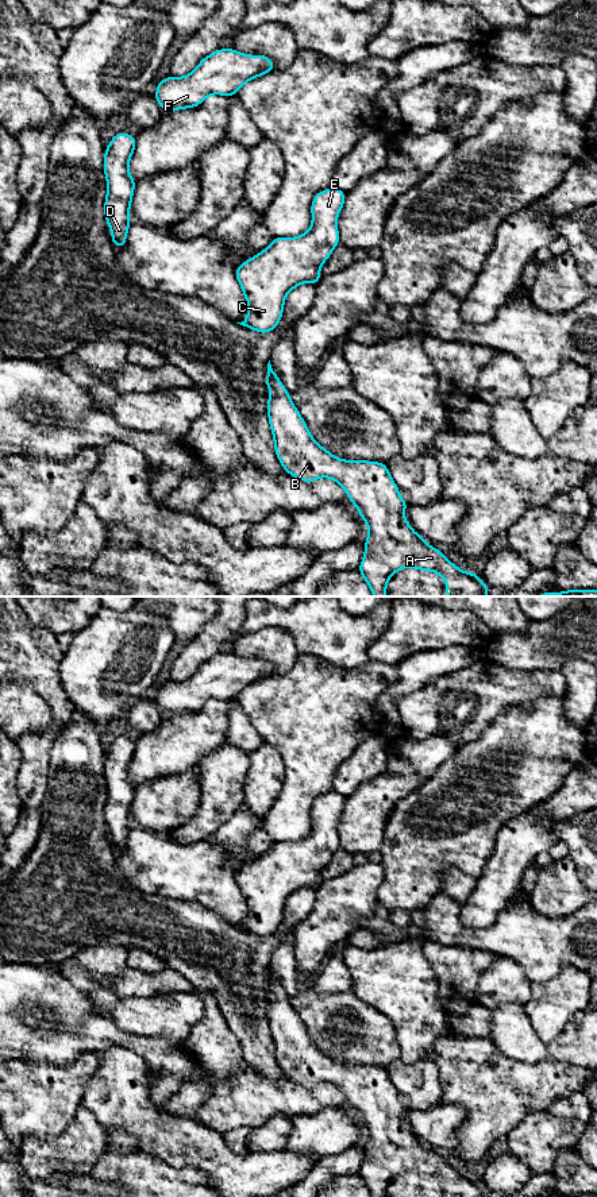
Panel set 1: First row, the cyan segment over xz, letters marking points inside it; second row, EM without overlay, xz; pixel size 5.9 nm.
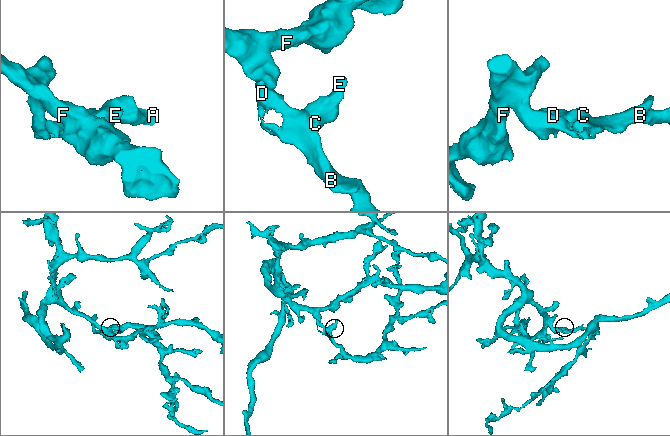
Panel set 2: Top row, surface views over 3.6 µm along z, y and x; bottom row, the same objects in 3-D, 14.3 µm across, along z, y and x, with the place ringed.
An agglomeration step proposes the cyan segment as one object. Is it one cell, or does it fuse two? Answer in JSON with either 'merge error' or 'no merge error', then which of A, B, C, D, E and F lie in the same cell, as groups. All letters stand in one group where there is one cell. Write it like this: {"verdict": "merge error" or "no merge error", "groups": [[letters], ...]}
{"verdict": "no merge error", "groups": [["A", "B", "C", "D", "E", "F"]]}

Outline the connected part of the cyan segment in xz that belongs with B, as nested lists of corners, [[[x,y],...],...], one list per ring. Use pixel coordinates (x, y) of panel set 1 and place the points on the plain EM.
[[[270,965],[265,984],[270,992],[267,1020],[274,1043],[276,1059],[284,1074],[307,1088],[317,1082],[331,1082],[340,1089],[348,1104],[355,1109],[362,1125],[369,1131],[365,1146],[365,1159],[358,1175],[369,1189],[371,1197],[386,1197],[386,1189],[392,1179],[405,1171],[419,1175],[432,1175],[446,1185],[447,1197],[489,1197],[489,1192],[473,1177],[465,1177],[448,1166],[442,1155],[428,1150],[404,1123],[409,1111],[403,1105],[397,1089],[390,1081],[386,1069],[365,1065],[342,1065],[324,1054],[309,1038],[305,1026],[293,1009],[290,999],[273,976]]]

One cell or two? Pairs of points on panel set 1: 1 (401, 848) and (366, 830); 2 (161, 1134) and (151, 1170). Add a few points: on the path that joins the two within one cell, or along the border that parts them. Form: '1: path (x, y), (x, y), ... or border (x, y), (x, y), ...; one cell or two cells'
1: border (393, 809), (385, 825), (382, 845), (378, 850); two cells
2: border (139, 1150), (156, 1155), (172, 1166), (185, 1167); two cells

